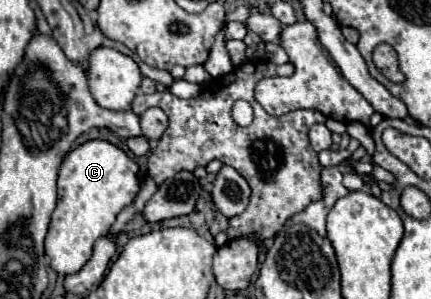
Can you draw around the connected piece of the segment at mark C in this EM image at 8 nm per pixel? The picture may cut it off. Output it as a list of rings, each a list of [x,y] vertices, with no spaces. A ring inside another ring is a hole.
[[[101,139],[79,145],[63,159],[57,181],[59,199],[45,237],[45,255],[51,259],[51,269],[55,273],[73,275],[91,259],[93,243],[107,235],[117,213],[137,197],[137,171],[139,167],[127,153]]]

